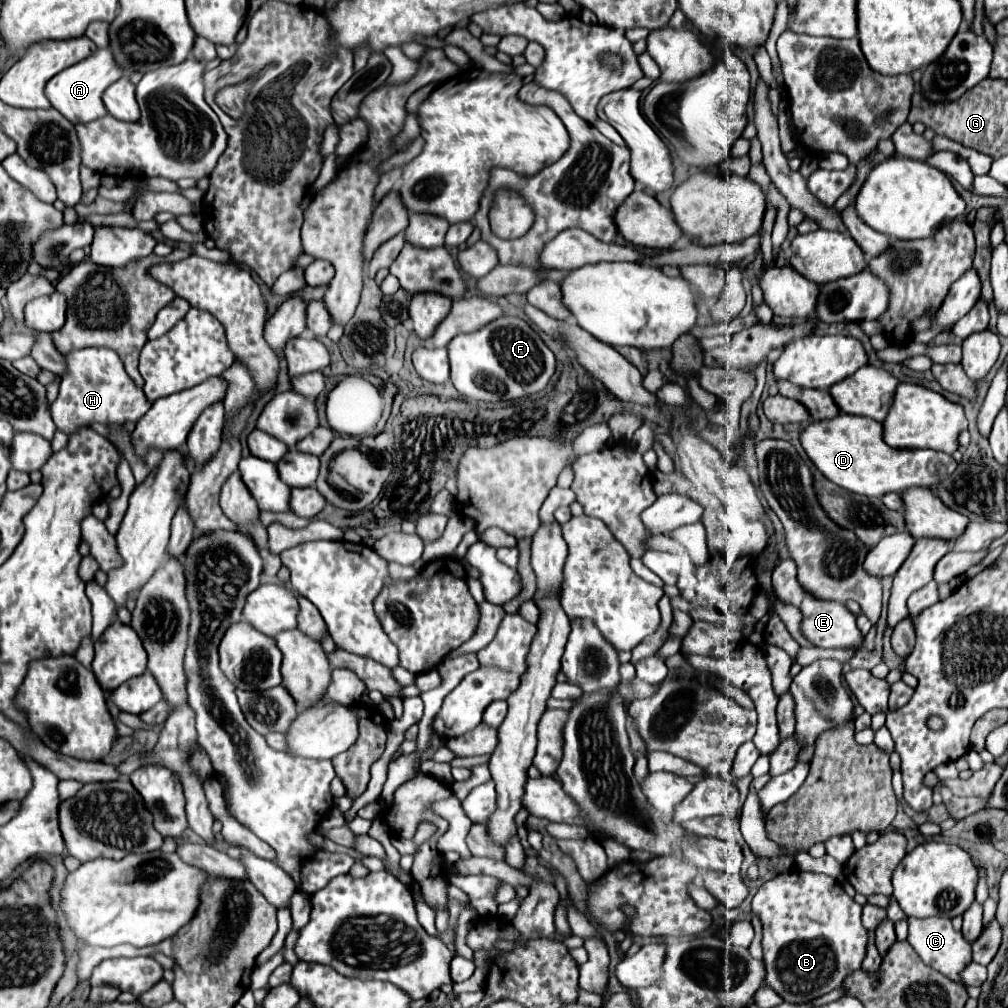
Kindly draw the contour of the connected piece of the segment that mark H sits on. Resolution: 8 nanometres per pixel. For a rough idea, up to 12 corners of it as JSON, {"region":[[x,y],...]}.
{"region":[[105,347],[73,349],[59,431],[137,423],[153,403]]}

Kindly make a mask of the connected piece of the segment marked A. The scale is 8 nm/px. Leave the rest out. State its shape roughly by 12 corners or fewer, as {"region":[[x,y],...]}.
{"region":[[109,49],[45,87],[71,123],[107,115],[101,95],[125,71]]}

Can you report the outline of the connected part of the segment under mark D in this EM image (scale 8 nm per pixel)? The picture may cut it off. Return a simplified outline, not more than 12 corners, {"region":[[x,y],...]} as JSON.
{"region":[[879,421],[809,423],[801,445],[829,481],[867,497],[933,487],[957,461],[889,447]]}

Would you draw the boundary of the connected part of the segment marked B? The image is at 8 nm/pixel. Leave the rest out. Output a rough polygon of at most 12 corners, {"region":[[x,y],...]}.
{"region":[[777,875],[751,913],[769,987],[807,1003],[861,967],[861,905],[827,875]]}

